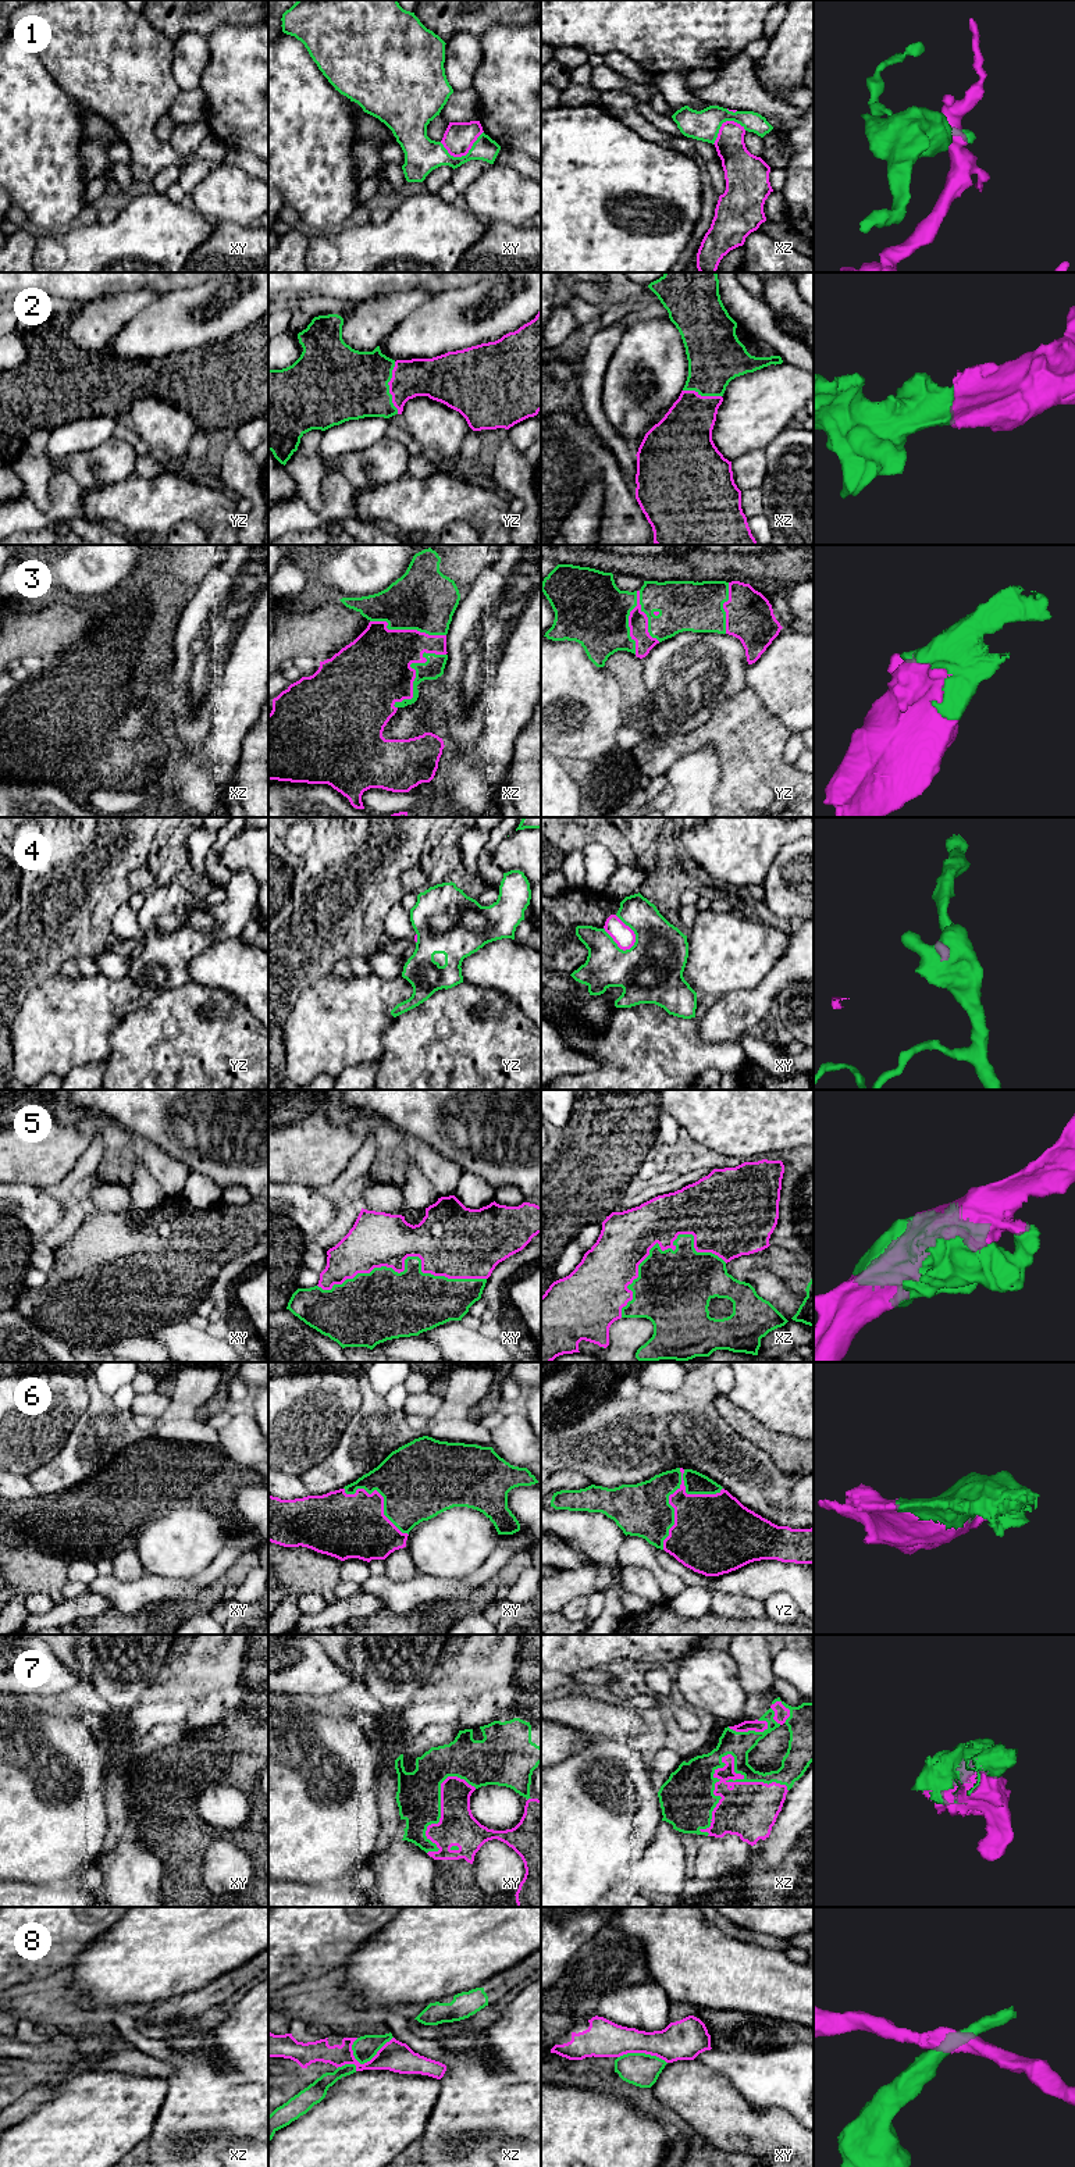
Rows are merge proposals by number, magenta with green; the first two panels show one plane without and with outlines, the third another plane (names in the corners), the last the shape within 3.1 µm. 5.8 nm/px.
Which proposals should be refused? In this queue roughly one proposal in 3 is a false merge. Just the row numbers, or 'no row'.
1, 4

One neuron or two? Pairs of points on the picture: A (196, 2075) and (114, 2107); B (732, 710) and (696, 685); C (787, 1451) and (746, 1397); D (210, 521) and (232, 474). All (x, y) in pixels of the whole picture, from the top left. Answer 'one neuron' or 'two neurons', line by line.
A: two neurons
B: two neurons
C: two neurons
D: two neurons

